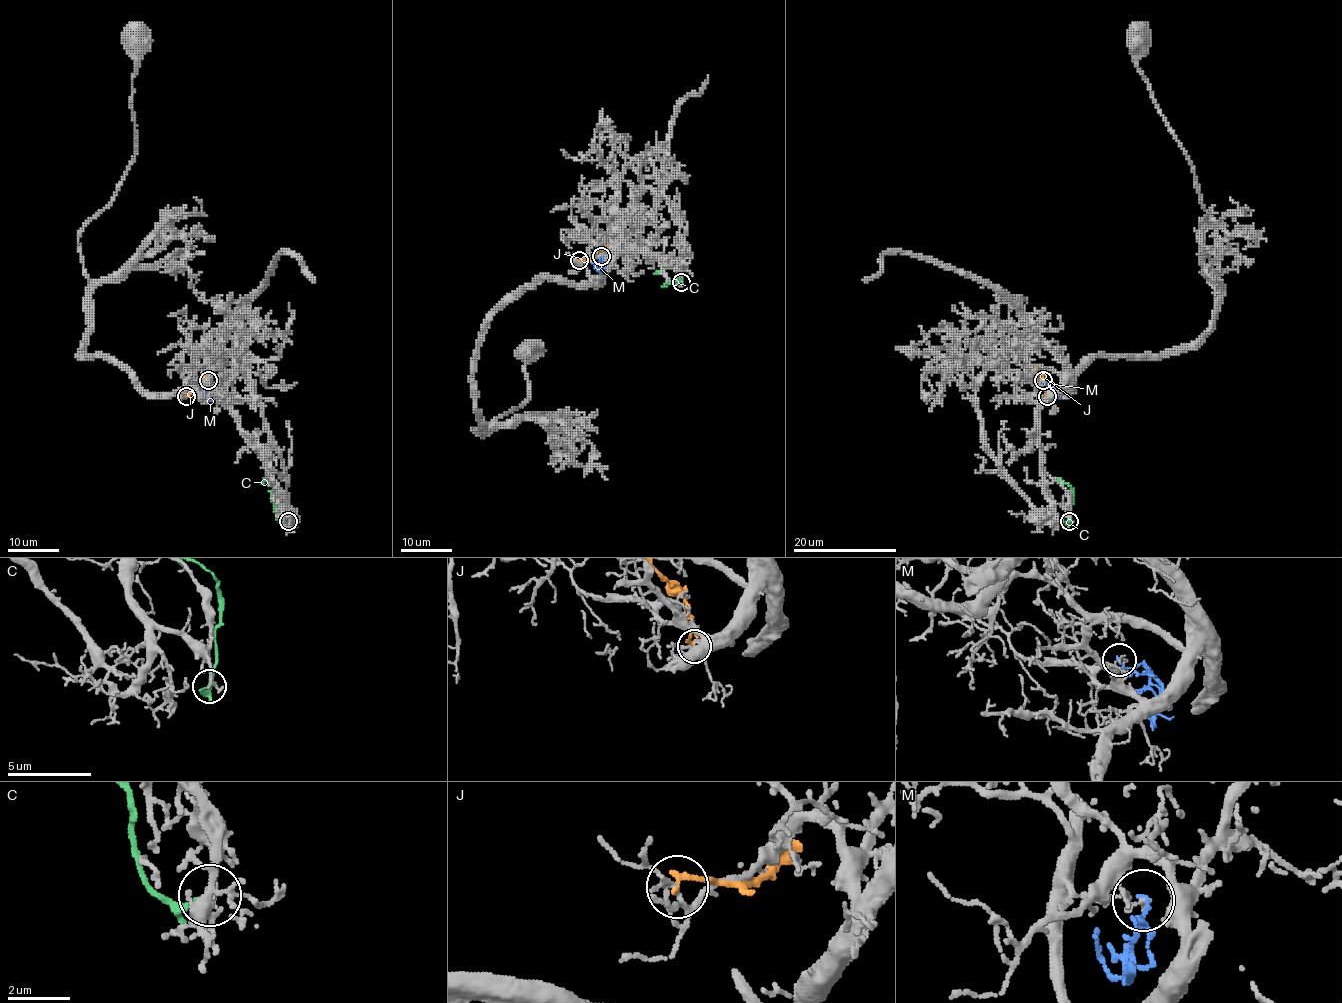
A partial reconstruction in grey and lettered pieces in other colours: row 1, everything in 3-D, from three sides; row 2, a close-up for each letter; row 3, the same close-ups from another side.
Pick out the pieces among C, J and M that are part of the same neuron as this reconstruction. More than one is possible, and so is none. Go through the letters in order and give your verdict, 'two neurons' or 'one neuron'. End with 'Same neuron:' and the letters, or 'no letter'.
C: two neurons
J: two neurons
M: two neurons
Same neuron: no letter

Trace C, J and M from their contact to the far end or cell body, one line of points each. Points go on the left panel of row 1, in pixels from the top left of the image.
C: (288, 521), (282, 522), (275, 513), (273, 489), (275, 486), (265, 479), (260, 484)
J: (185, 396), (197, 388), (214, 367)
M: (209, 381), (206, 396), (200, 396)

